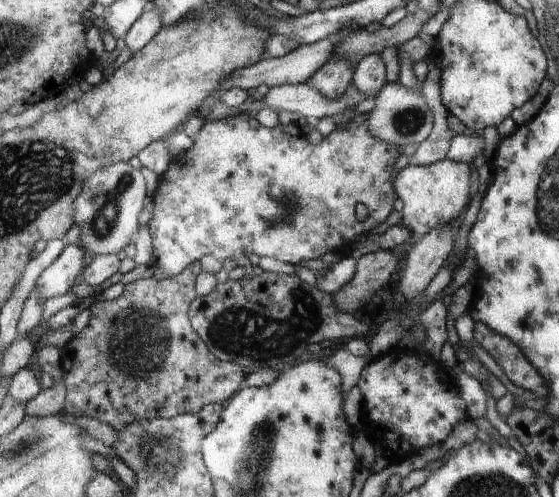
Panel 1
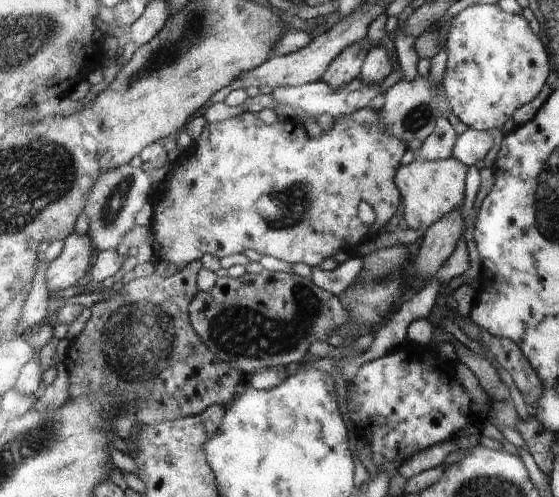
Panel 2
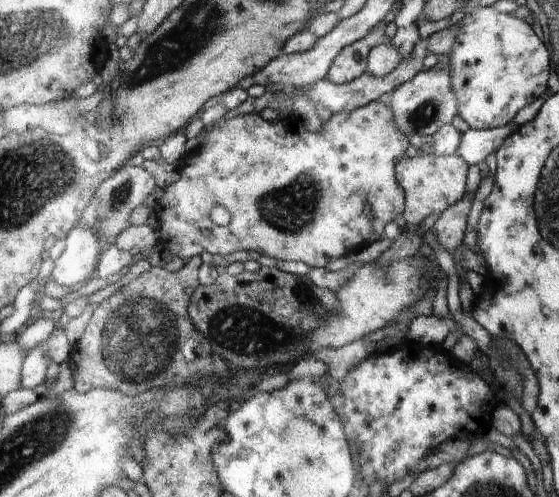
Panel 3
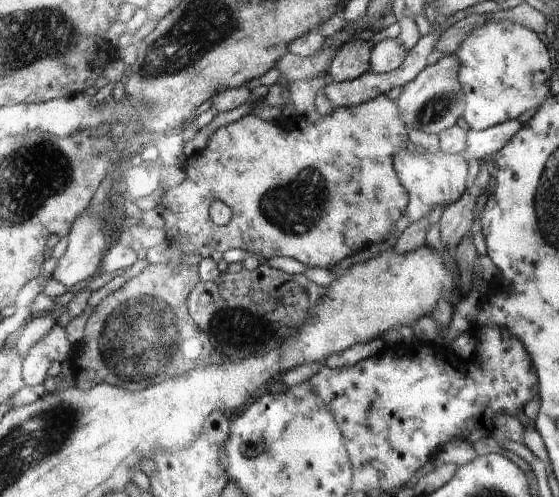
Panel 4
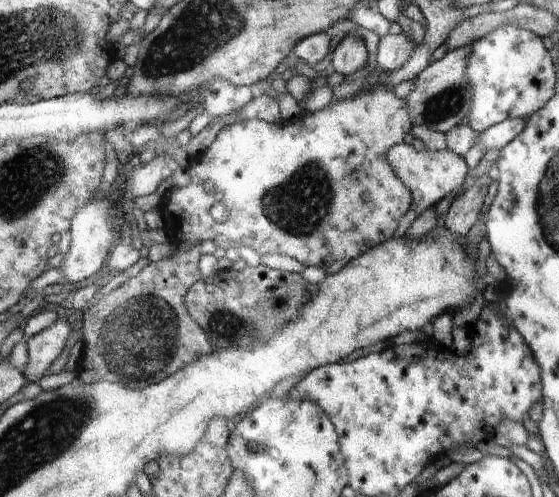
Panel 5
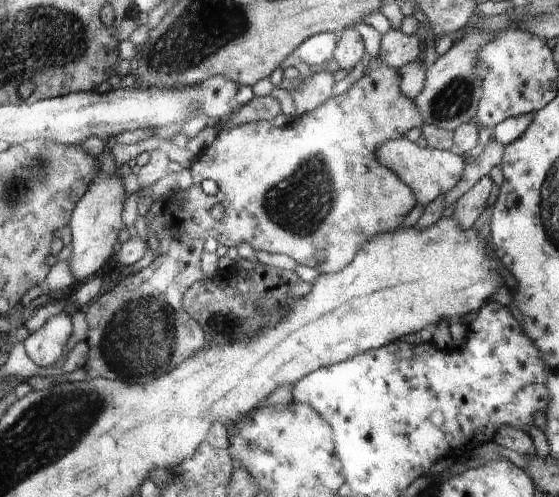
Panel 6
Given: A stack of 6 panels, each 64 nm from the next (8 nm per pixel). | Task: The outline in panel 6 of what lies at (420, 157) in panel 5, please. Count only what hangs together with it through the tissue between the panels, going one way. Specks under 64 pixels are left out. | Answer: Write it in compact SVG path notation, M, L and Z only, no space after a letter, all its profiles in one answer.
M406 136L382 144L376 152L378 162L394 171L415 193L416 200L422 205L430 205L432 201L444 196L462 180L467 164L454 150L442 150L426 146L420 147Z

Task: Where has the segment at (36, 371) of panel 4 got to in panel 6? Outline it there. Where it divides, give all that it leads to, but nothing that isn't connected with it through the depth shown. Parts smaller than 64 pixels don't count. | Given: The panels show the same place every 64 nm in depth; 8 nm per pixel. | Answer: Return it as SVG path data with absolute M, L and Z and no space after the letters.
M64 312L57 314L46 326L32 333L24 343L34 365L44 367L48 372L66 352L66 344L72 338L72 334L72 315Z

